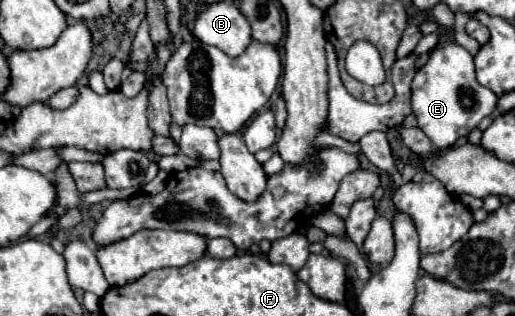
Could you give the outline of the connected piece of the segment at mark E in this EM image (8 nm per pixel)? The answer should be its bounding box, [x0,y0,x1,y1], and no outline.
[412,42,496,146]

